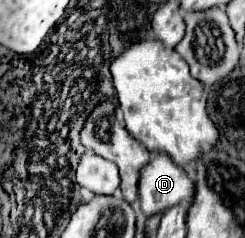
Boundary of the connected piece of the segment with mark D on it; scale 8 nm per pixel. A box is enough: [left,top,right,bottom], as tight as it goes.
[139,156,193,216]

